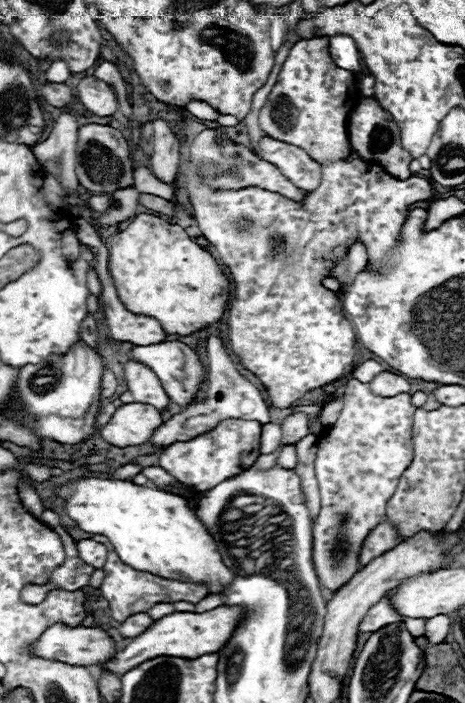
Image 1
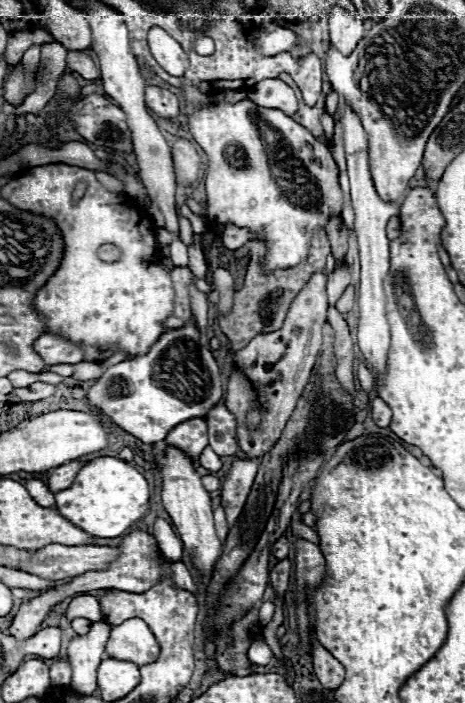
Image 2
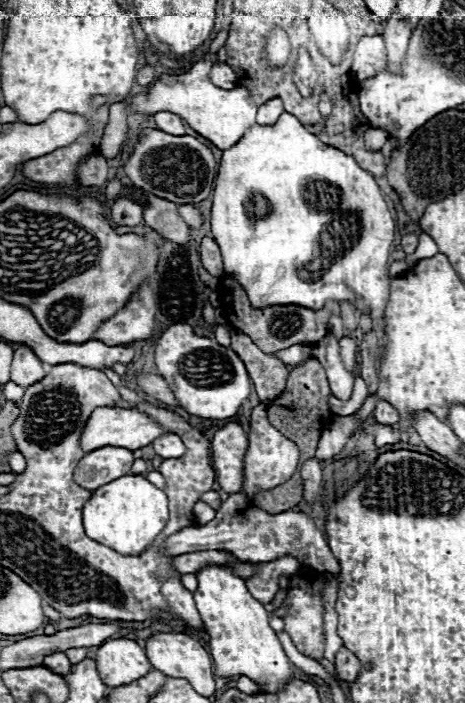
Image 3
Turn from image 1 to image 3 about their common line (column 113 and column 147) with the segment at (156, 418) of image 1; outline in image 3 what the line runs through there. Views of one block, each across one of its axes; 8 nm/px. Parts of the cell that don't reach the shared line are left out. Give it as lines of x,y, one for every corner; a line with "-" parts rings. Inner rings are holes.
102,406
90,414
90,418
80,434
80,448
86,454
96,450
96,448
104,448
104,446
120,446
120,448
128,448
128,450
138,450
138,448
152,444
152,440
160,438
162,434
166,434
166,432
140,410

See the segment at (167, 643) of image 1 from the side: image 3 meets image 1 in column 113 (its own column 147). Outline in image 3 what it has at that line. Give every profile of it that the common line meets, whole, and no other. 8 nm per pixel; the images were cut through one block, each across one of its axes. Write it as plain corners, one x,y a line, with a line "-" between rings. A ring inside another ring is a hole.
128,638
106,640
96,652
98,674
106,686
130,684
150,672
150,662
140,644

